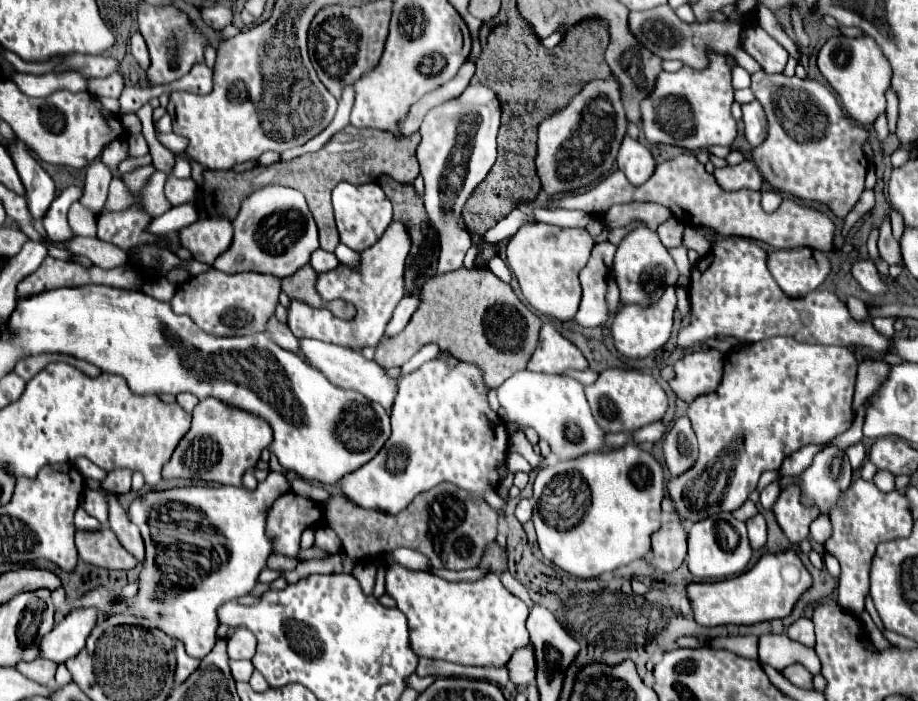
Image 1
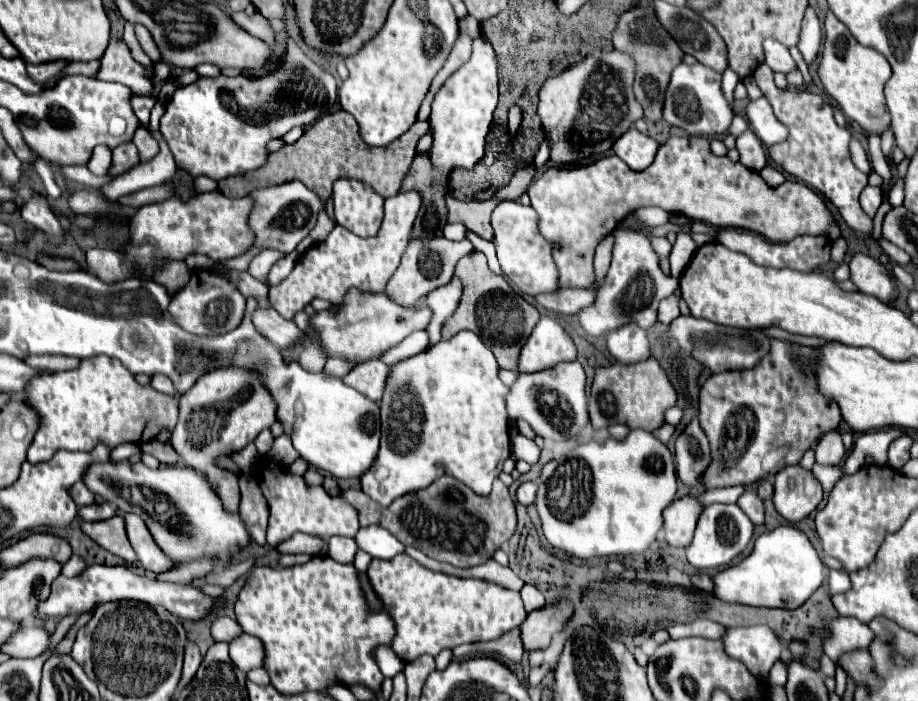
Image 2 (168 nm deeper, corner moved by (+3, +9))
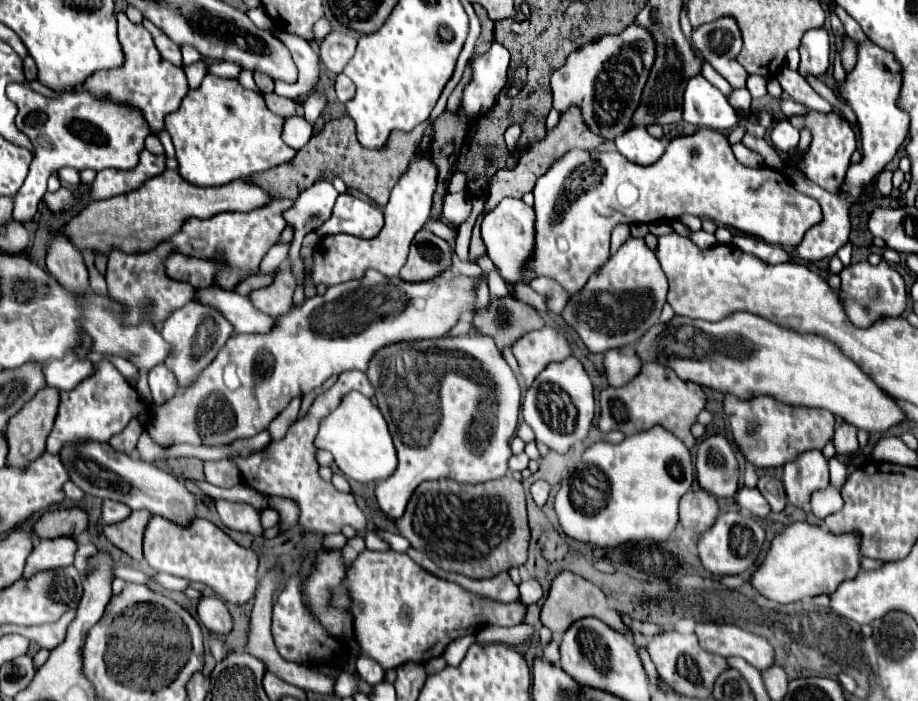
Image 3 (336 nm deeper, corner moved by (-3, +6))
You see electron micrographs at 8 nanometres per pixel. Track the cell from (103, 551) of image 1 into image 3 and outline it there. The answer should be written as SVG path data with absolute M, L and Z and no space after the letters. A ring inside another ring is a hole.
M146 509L132 511L132 515L126 521L120 521L118 525L104 525L104 535L124 553L128 553L132 559L142 559L142 537L148 521L154 515Z

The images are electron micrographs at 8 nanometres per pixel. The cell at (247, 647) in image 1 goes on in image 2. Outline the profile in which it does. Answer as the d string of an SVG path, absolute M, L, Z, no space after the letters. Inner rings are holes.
M220 616L212 624L212 638L216 642L228 642L230 644L234 638L240 636L240 632L242 632L242 628L238 626L238 622L228 618L228 616Z

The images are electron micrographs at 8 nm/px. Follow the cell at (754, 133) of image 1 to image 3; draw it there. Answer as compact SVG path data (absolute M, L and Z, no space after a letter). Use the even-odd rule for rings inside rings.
M776 121L772 127L772 143L776 151L788 153L792 147L798 145L798 129L790 125L790 121Z

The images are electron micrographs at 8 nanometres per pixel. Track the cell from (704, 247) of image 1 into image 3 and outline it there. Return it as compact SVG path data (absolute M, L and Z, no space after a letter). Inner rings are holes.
M618 225L614 231L612 231L612 247L610 247L610 253L616 253L618 247L630 237L630 227L628 225Z

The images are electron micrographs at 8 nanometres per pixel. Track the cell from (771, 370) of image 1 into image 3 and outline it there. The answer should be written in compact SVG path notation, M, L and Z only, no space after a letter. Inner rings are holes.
M726 397L724 413L730 419L734 439L754 467L778 467L786 461L792 461L792 457L802 451L822 449L834 435L836 425L834 415L826 409L778 405L778 401L770 401L770 397L754 397L754 401Z

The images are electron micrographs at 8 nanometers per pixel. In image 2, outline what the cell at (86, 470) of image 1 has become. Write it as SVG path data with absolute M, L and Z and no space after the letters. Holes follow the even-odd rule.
M123 443L114 448L110 455L110 461L113 463L129 459L132 455L140 452L140 444Z

